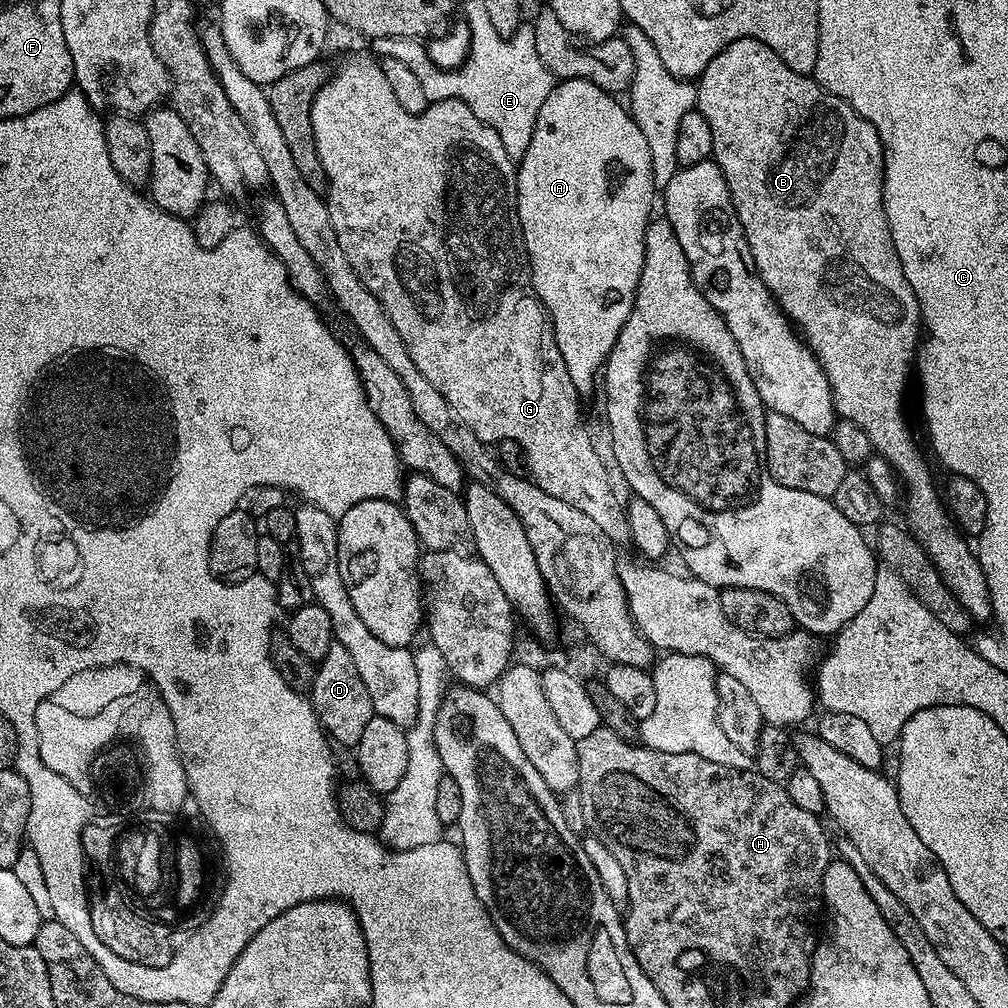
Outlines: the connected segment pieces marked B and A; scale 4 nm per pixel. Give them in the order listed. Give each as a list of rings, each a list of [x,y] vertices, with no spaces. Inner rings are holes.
[[[742,38],[730,46],[726,46],[706,66],[706,70],[695,81],[696,107],[695,111],[710,122],[710,134],[714,134],[714,146],[711,159],[716,161],[726,178],[726,186],[730,190],[730,198],[734,210],[738,214],[738,222],[746,234],[746,242],[750,246],[752,261],[756,273],[762,278],[766,290],[776,299],[776,304],[788,316],[798,329],[803,341],[816,355],[816,361],[822,366],[826,378],[830,382],[830,390],[834,398],[837,417],[849,420],[855,426],[865,431],[866,437],[872,443],[872,451],[890,464],[902,485],[902,500],[908,503],[907,527],[924,548],[938,570],[938,574],[946,582],[946,586],[958,598],[960,605],[972,615],[973,621],[991,621],[993,619],[990,590],[986,586],[986,574],[980,565],[979,555],[968,549],[969,541],[958,531],[952,518],[944,507],[941,489],[932,481],[932,472],[924,461],[924,452],[916,445],[916,436],[908,425],[908,416],[904,413],[904,395],[908,392],[908,379],[913,379],[914,365],[918,360],[918,349],[922,343],[922,321],[920,319],[920,303],[910,290],[910,282],[906,282],[906,274],[902,270],[902,262],[894,250],[894,242],[890,234],[890,226],[886,222],[884,209],[884,147],[878,138],[878,130],[862,114],[858,114],[842,98],[826,91],[821,84],[817,84],[811,75],[795,72],[762,42],[754,38]]]
[[[562,80],[550,90],[550,98],[542,102],[542,110],[538,110],[538,118],[534,122],[534,130],[530,138],[530,147],[518,161],[516,169],[516,209],[520,219],[520,229],[524,245],[528,251],[528,271],[532,273],[532,288],[544,306],[547,319],[550,321],[550,336],[556,339],[556,348],[560,351],[559,363],[568,371],[577,392],[587,394],[592,383],[597,383],[604,364],[608,361],[610,350],[626,322],[630,318],[630,310],[634,306],[638,278],[642,274],[644,261],[644,231],[652,212],[652,195],[658,192],[650,162],[650,146],[646,146],[646,137],[638,130],[636,120],[631,111],[619,104],[617,97],[611,92],[594,86],[594,82],[585,80]]]

